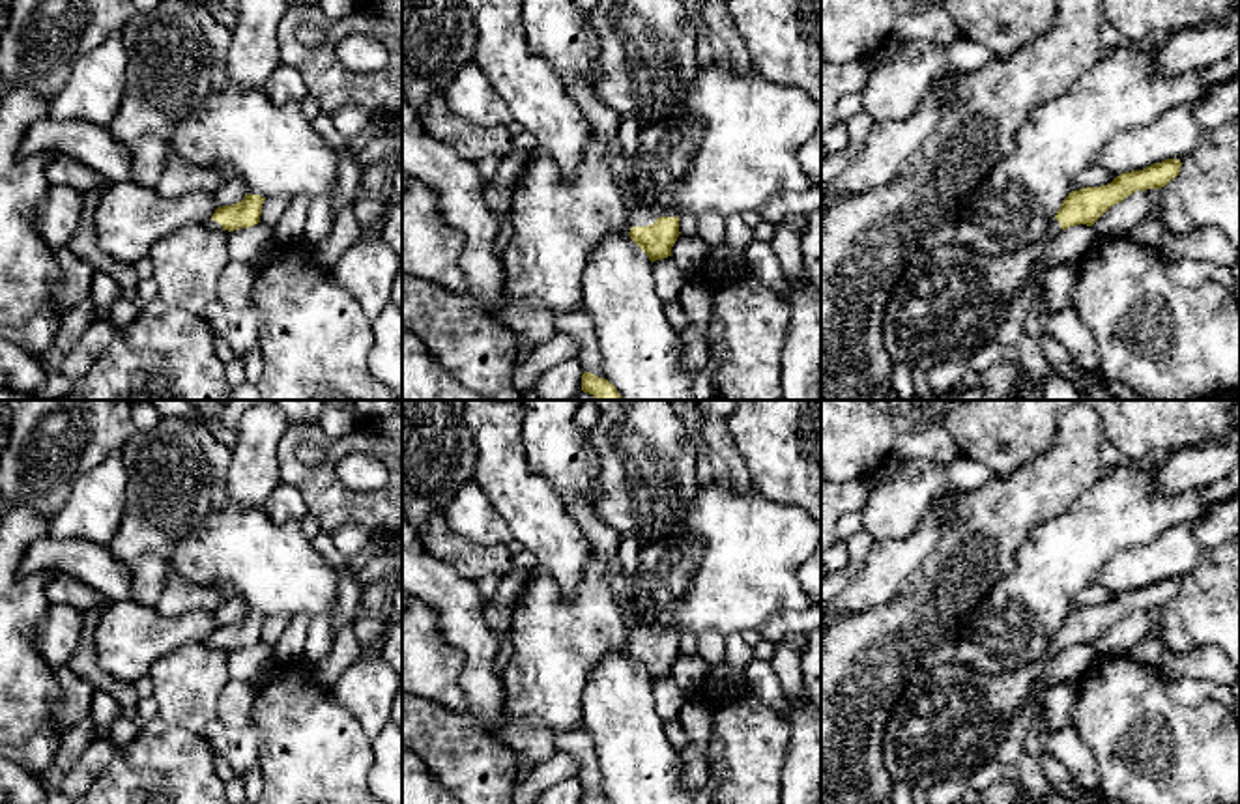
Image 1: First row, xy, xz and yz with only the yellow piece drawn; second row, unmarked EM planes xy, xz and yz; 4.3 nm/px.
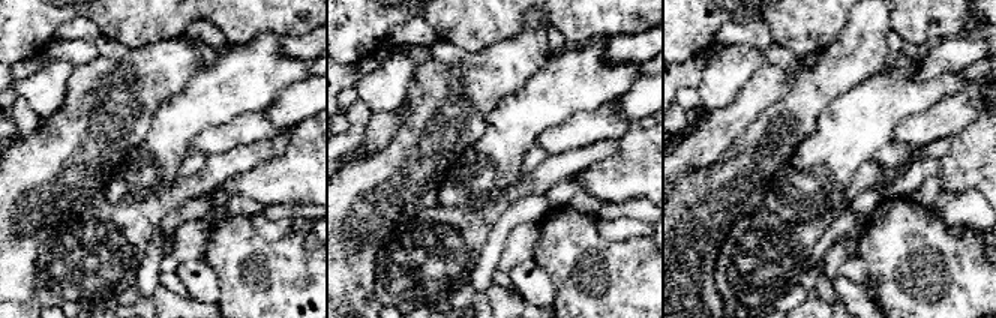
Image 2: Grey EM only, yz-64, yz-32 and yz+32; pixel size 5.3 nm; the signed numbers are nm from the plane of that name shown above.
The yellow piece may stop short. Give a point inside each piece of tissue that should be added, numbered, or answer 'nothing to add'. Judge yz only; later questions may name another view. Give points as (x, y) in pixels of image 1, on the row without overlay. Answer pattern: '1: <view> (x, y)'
1: yz (949, 724)

